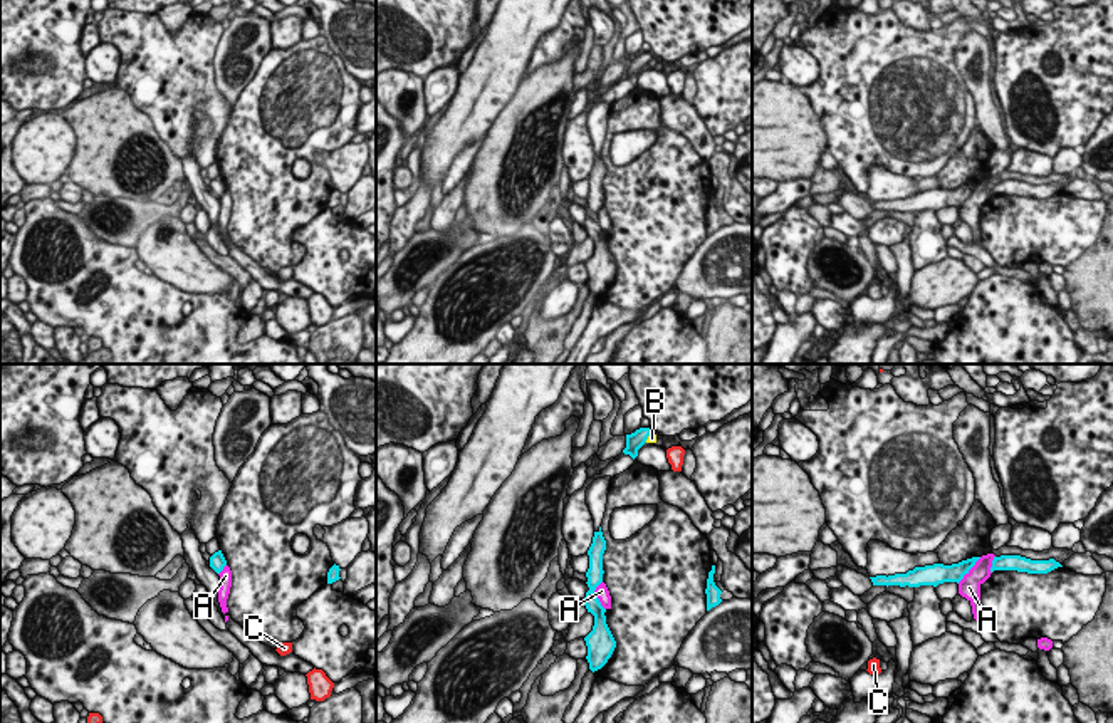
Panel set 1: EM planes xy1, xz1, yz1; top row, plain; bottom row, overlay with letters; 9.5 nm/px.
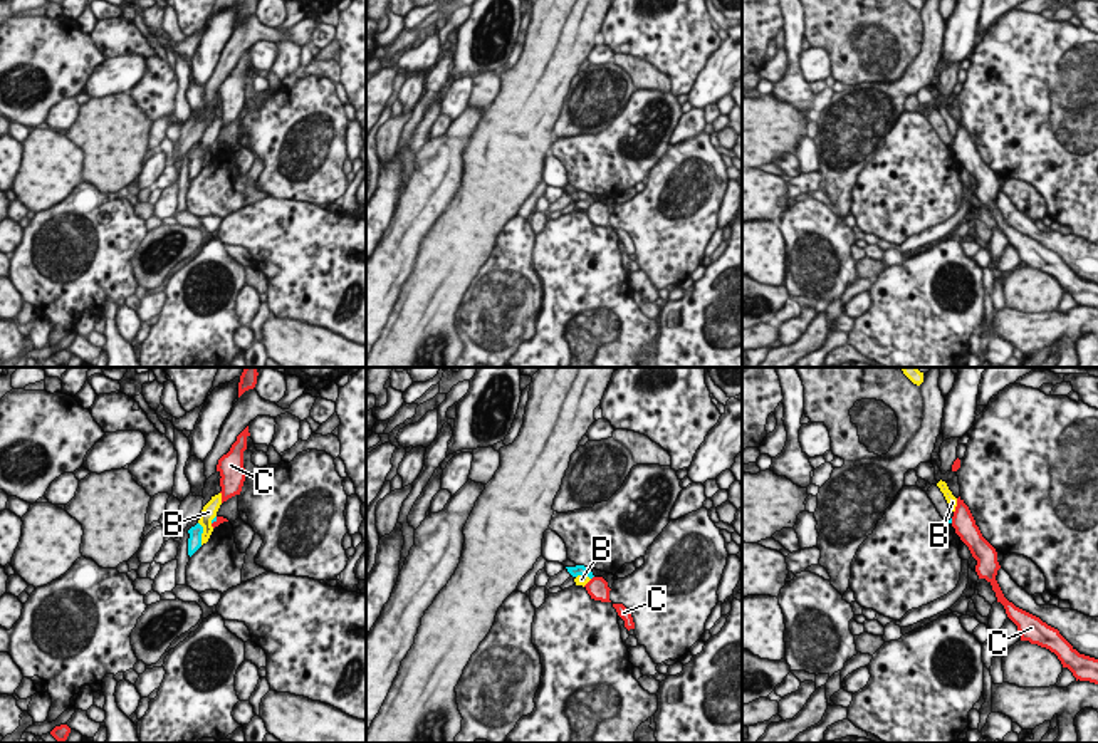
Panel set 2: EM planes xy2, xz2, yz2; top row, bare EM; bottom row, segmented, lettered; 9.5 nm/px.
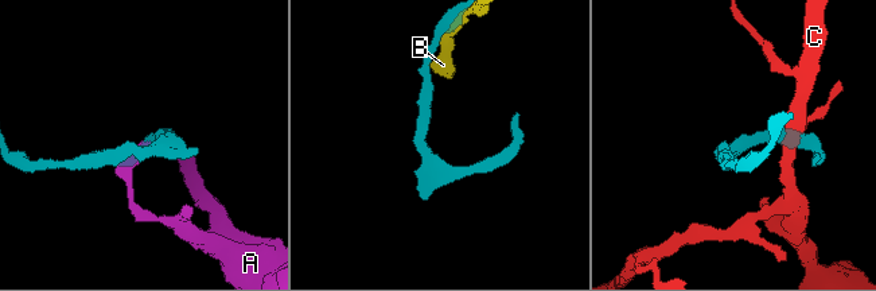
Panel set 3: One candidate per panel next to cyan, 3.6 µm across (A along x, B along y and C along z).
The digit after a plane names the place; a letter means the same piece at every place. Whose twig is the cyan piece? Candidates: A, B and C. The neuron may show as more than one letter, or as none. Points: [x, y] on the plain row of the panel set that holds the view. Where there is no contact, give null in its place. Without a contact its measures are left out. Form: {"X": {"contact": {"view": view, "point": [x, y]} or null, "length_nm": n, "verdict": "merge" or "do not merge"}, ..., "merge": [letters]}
{"A": {"contact": {"view": "xz1", "point": [595, 220]}, "length_nm": 280, "verdict": "do not merge"}, "B": {"contact": {"view": "xy2", "point": [202, 156]}, "length_nm": 220, "verdict": "do not merge"}, "C": {"contact": {"view": "xy2", "point": [215, 145]}, "length_nm": 100, "verdict": "do not merge"}, "merge": []}

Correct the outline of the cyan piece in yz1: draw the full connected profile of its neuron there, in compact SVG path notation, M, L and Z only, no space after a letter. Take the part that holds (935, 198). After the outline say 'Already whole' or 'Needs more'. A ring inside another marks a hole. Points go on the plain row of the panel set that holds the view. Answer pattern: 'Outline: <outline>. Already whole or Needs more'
Outline: M972 181L967 185L962 185L959 188L943 190L943 188L933 188L925 191L915 191L913 195L908 195L907 198L895 198L895 200L876 200L870 201L873 210L900 210L900 211L920 211L920 210L933 210L943 206L960 206L965 198L975 190L975 186L980 181Z. Already whole

